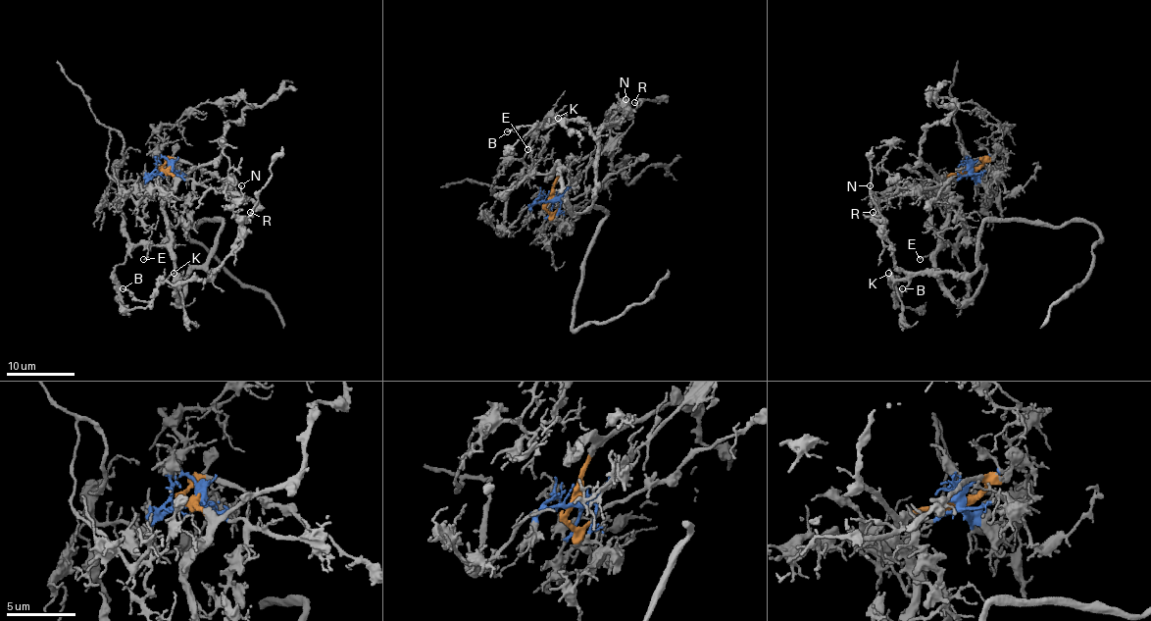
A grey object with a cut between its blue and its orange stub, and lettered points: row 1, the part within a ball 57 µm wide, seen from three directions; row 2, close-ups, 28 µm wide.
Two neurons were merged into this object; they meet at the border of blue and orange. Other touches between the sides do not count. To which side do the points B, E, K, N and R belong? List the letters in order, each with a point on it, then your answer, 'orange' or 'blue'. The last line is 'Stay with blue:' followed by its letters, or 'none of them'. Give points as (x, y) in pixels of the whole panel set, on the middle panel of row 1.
B: at (507, 131); orange
E: at (527, 149); orange
K: at (558, 118); orange
N: at (625, 99); blue
R: at (634, 102); blue
Stay with blue: N, R

